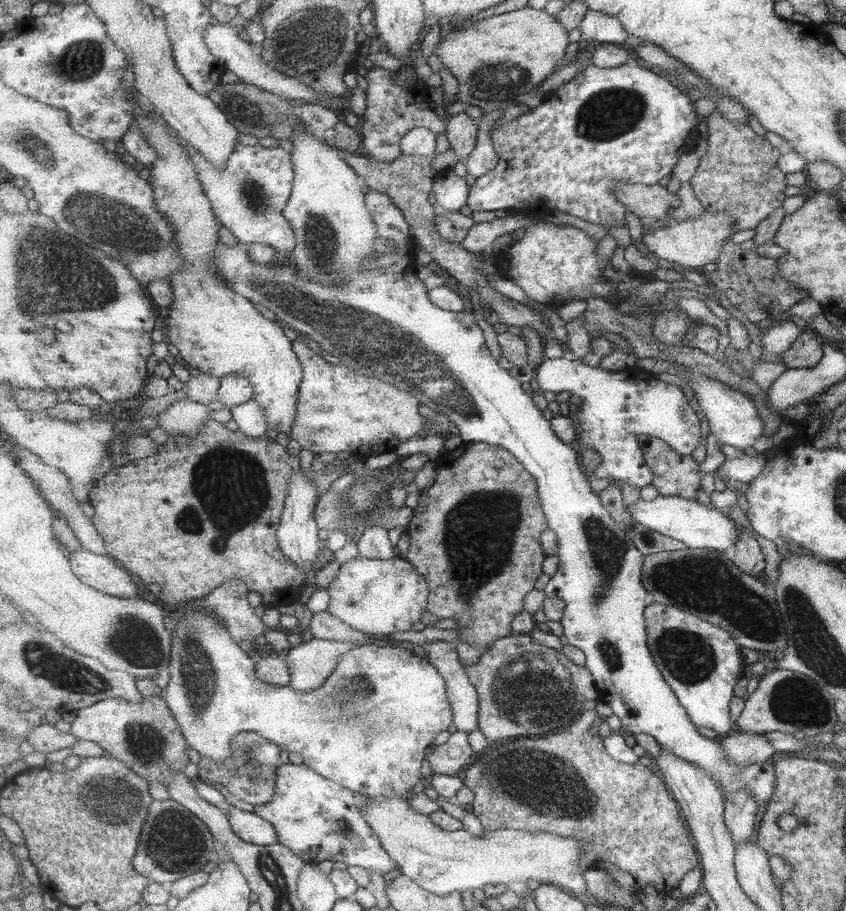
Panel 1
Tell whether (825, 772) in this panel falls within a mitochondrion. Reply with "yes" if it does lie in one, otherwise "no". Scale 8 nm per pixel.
no

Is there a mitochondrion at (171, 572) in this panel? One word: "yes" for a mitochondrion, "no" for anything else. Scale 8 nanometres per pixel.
no

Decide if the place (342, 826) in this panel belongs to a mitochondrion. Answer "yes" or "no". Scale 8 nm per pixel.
yes

